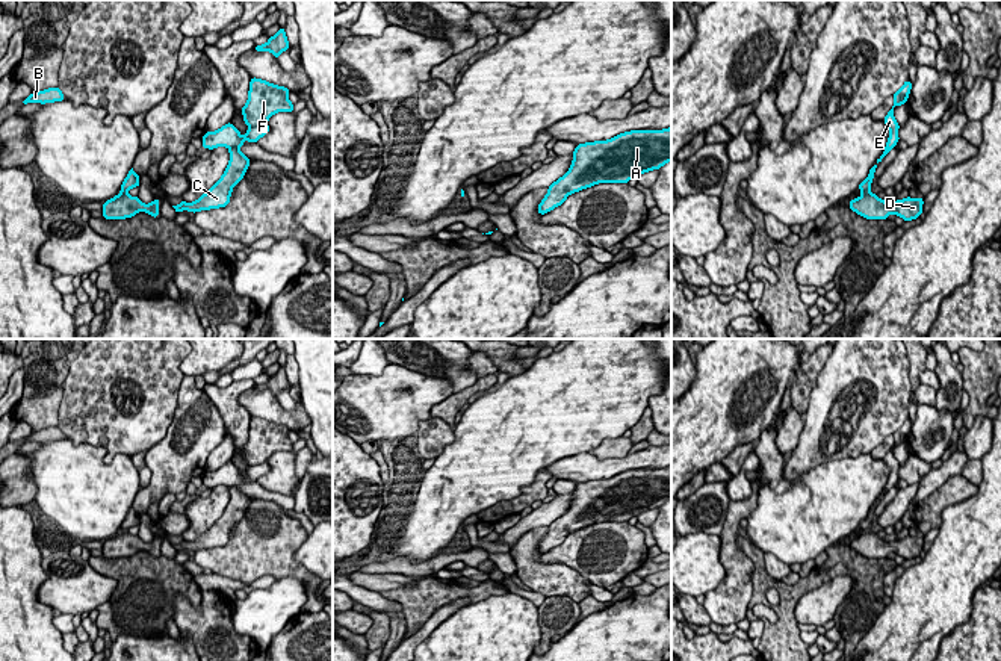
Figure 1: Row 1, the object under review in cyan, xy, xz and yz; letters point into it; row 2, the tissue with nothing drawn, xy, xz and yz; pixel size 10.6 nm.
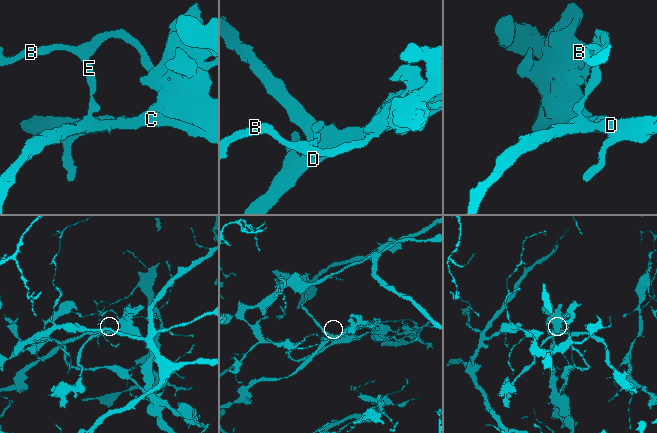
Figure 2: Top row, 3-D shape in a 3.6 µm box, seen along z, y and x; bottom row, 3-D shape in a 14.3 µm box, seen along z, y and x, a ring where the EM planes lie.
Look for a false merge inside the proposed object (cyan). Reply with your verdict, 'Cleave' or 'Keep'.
Cleave

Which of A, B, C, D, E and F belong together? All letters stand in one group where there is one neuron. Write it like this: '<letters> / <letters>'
A C D F / B E

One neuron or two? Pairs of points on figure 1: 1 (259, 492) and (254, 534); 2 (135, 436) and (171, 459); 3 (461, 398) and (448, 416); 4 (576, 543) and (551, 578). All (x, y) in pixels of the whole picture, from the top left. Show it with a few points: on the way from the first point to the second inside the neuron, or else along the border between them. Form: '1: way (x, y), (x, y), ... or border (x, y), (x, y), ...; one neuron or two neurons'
1: border (250, 495), (259, 499), (271, 499), (280, 507); two neurons
2: border (173, 418), (167, 433), (145, 451); two neurons
3: way (457, 403), (448, 412); one neuron
4: border (540, 554), (542, 561), (567, 564), (591, 583); two neurons

